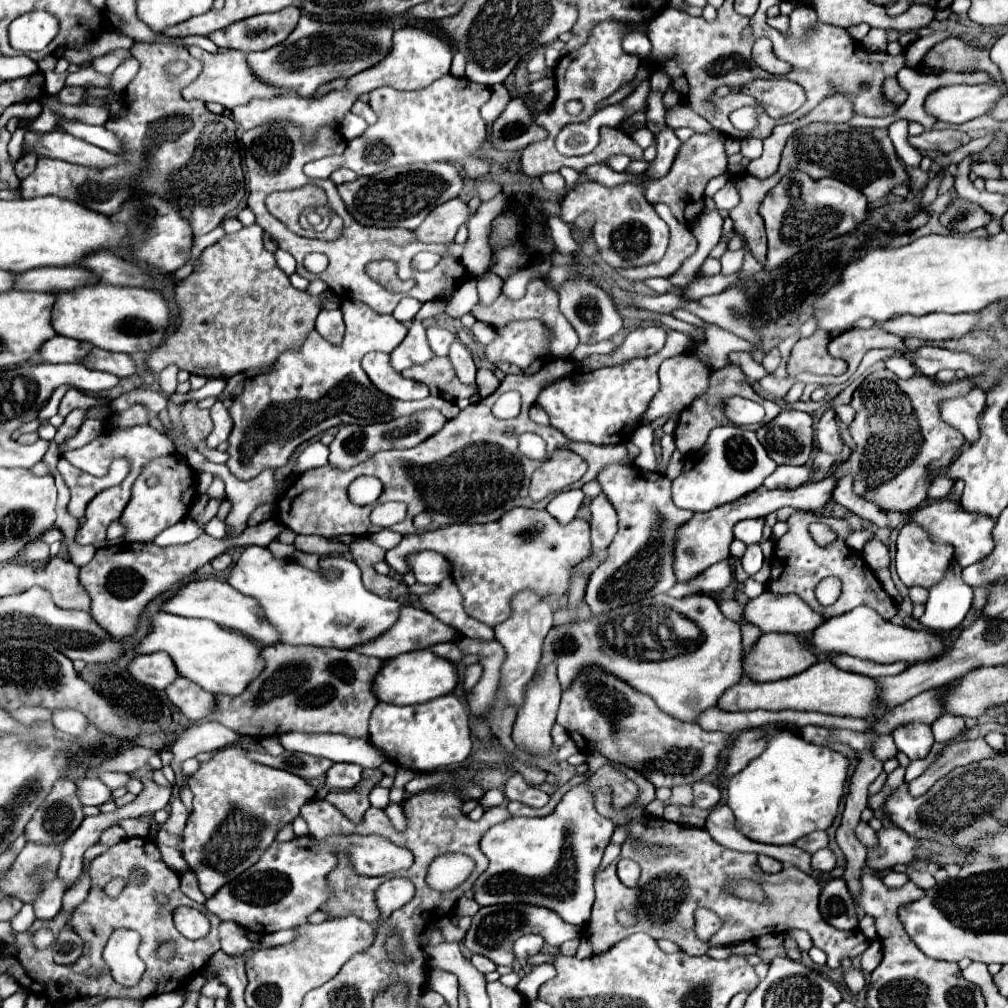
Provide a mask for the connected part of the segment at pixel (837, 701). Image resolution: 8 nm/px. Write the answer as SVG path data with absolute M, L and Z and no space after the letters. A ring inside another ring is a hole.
M818 661L808 667L804 673L798 673L788 679L772 681L772 683L738 683L732 689L726 689L718 701L718 709L726 711L818 711L828 715L850 715L850 717L868 717L874 711L874 699L878 695L878 685L874 679L848 673L832 665L830 661Z

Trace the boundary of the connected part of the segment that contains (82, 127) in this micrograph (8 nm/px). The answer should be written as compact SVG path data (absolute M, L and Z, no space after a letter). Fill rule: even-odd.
M62 121L62 129L66 129L68 133L72 133L78 139L86 139L88 143L94 143L96 147L108 149L112 153L120 153L120 149L122 149L120 139L114 137L112 131L108 131L104 125L86 125L86 123Z

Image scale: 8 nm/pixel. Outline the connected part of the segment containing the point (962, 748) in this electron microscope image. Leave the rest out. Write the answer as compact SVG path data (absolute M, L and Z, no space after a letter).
M974 739L974 741L960 741L960 743L952 743L948 745L942 755L918 777L914 779L908 789L914 797L918 795L924 795L936 779L944 777L946 773L950 773L954 767L960 767L960 765L970 765L974 761L980 761L980 759L988 759L988 757L996 757L1000 755L1000 751L992 749L984 739Z

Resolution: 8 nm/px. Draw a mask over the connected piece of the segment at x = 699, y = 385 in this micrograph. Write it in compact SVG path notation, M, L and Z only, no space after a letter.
M682 353L682 355L666 359L660 365L660 385L662 385L662 389L656 393L654 401L650 403L648 411L644 413L642 423L650 423L650 421L654 421L654 419L658 419L662 415L686 409L698 395L702 395L706 391L706 387L708 387L708 373L710 371L692 353Z

